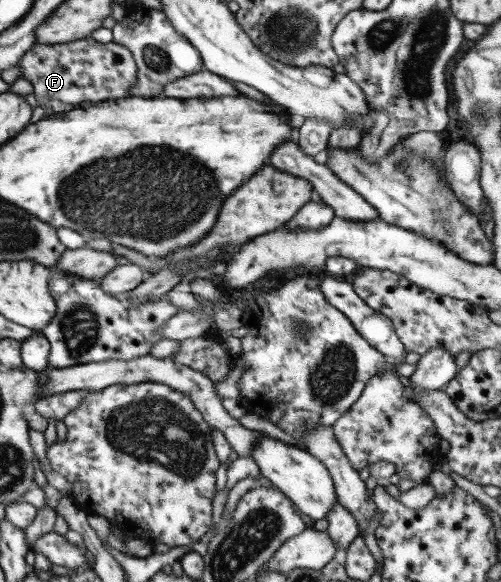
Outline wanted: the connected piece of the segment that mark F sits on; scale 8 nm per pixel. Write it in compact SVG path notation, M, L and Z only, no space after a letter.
M92 37L60 44L34 43L33 47L24 53L17 62L22 71L21 77L32 85L34 97L38 100L38 106L45 109L46 117L53 114L67 112L78 108L85 103L94 103L107 100L116 100L129 97L135 87L137 66L131 57L130 51L125 45L114 43L98 43Z

